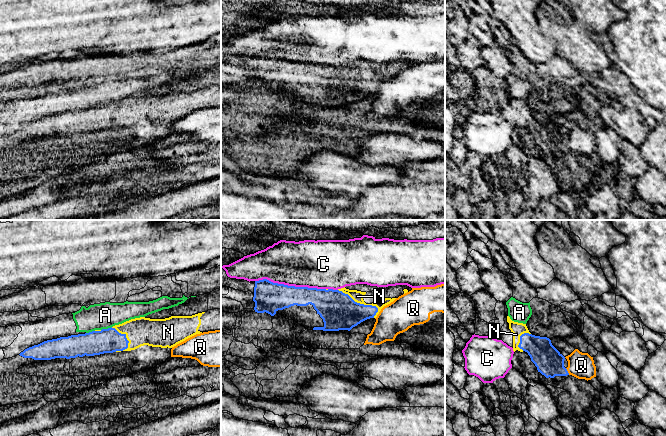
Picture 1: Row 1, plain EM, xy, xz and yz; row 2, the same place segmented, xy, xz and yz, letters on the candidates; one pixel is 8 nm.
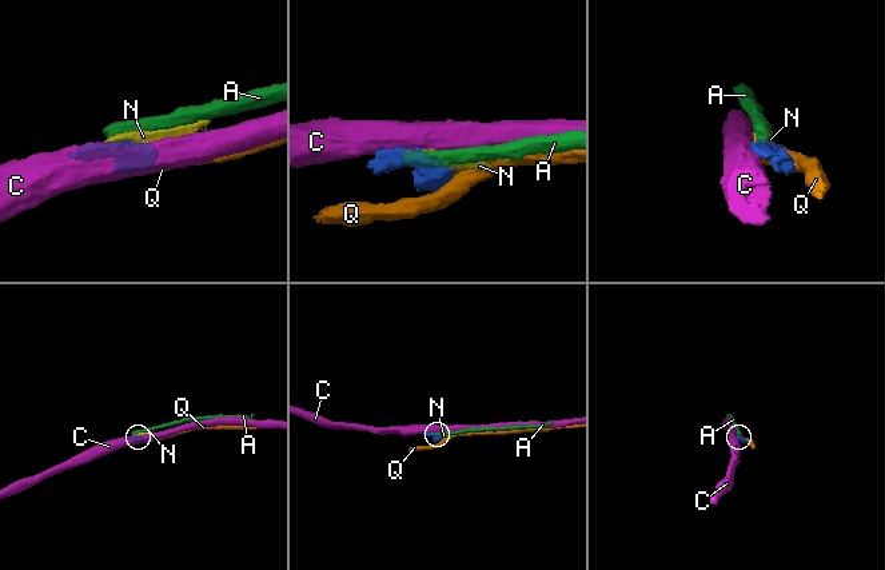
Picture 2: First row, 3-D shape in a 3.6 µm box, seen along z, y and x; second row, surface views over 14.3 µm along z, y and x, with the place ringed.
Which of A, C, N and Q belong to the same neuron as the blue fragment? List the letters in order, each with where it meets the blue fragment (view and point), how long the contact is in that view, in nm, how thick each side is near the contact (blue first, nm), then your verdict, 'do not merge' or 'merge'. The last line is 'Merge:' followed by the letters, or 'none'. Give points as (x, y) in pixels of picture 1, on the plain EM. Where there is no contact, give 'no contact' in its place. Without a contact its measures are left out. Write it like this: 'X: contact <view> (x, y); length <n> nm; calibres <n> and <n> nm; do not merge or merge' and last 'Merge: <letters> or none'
A: contact xy (106, 105); length 90 nm; calibres 190 and 200 nm; do not merge
C: contact xz (290, 62); length 550 nm; calibres 240 and 380 nm; do not merge
N: contact xz (359, 79); length 380 nm; calibres 300 and 90 nm; merge
Q: contact yz (567, 147); length 70 nm; calibres 220 and 200 nm; do not merge
Merge: N

